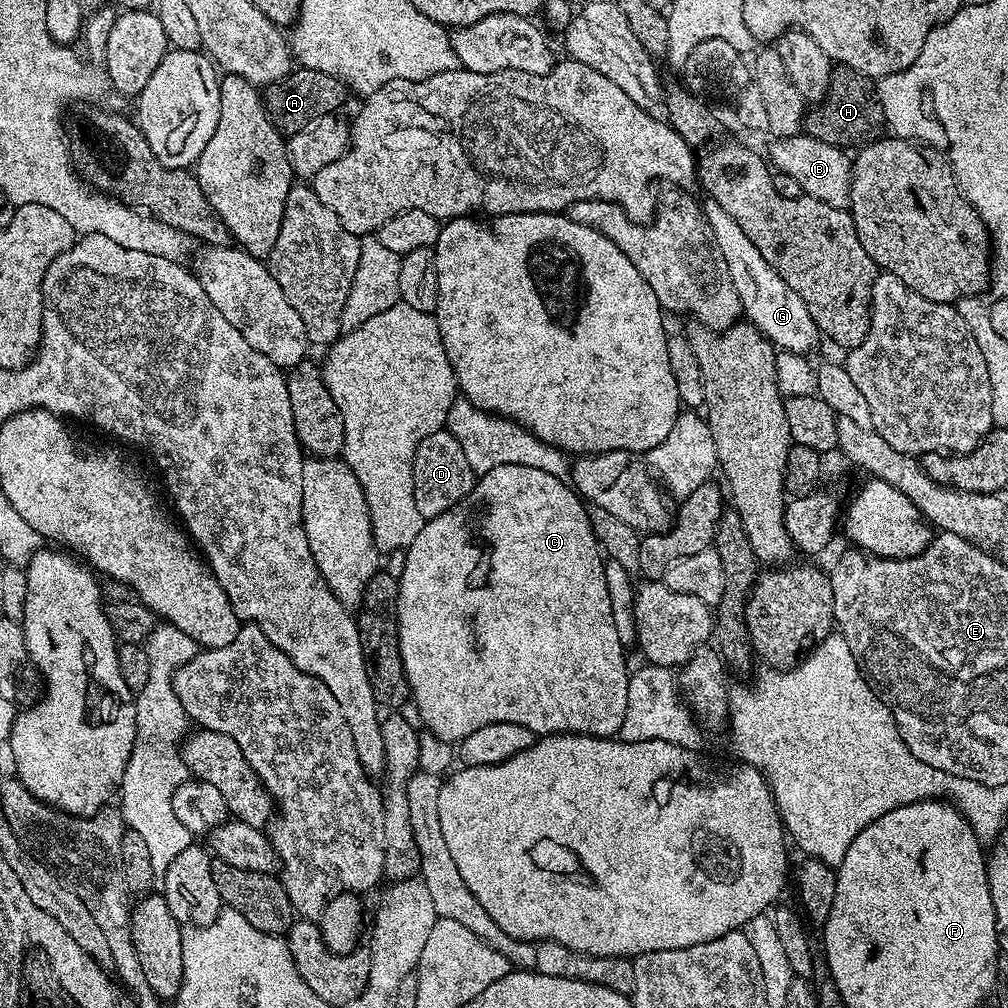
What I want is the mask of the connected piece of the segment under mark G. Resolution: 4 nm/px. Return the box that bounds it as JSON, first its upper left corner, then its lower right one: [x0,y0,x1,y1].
[702,198,822,353]

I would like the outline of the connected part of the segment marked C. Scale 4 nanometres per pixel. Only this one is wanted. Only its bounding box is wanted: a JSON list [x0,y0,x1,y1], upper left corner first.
[396,465,630,742]

